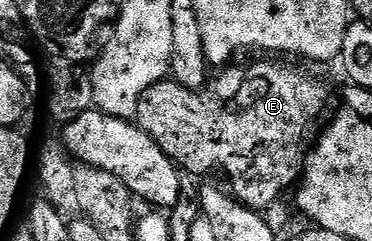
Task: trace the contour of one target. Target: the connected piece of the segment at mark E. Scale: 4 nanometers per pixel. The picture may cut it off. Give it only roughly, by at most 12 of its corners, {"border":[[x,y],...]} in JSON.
{"border":[[282,60],[173,79],[134,115],[180,170],[267,211],[300,180],[327,89]]}

